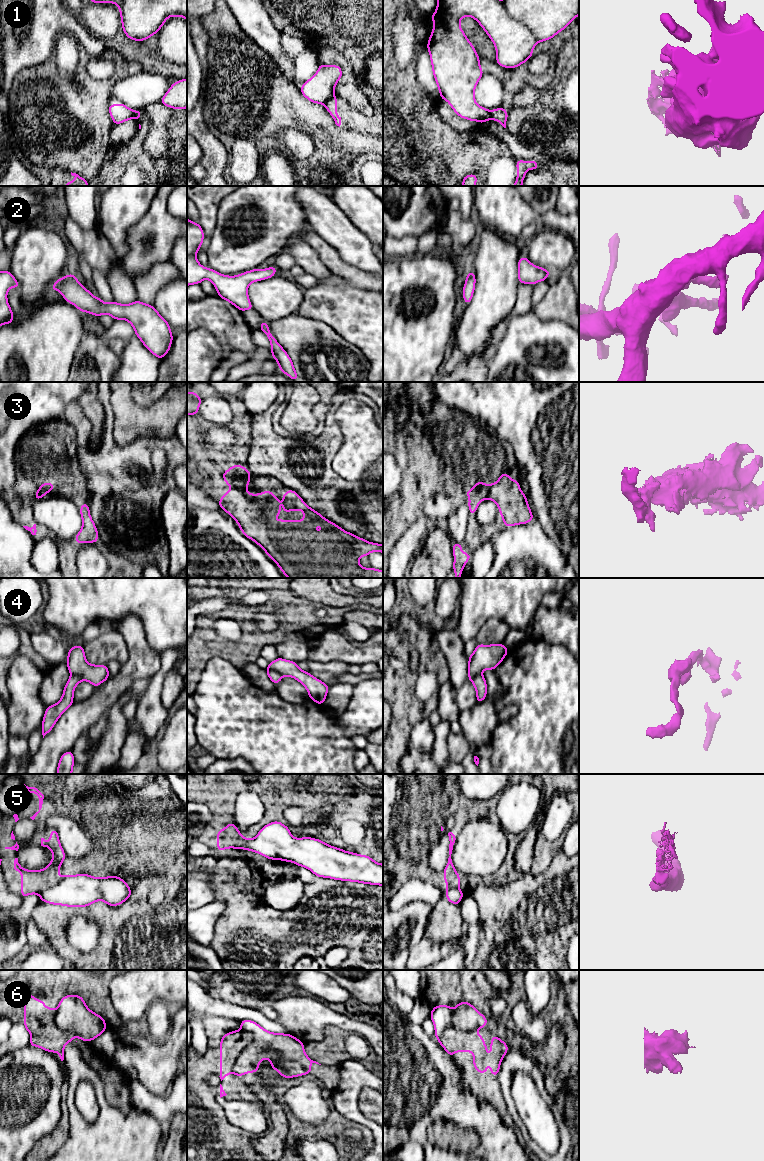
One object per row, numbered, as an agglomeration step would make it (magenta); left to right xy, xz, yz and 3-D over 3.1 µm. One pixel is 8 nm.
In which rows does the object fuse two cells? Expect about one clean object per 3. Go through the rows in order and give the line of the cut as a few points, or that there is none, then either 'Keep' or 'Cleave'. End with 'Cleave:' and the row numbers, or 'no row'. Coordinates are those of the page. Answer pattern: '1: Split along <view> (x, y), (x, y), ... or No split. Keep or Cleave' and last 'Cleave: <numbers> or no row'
1: Split along xz (334, 95), (324, 104). Cleave
2: No split. Keep
3: No split. Keep
4: Split along xz (267, 668), (277, 671), (282, 675). Cleave
5: Split along xy (61, 877), (54, 885), (45, 889), (39, 895). Cleave
6: Split along xz (241, 1028), (248, 1031), (253, 1040), (241, 1052), (232, 1072). Cleave
Cleave: 1, 4, 5, 6

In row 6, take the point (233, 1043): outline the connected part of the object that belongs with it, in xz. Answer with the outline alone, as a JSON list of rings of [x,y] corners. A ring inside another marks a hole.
[[[242,1029],[226,1033],[220,1042],[220,1079],[232,1074],[233,1066],[241,1052],[254,1040],[250,1032]]]

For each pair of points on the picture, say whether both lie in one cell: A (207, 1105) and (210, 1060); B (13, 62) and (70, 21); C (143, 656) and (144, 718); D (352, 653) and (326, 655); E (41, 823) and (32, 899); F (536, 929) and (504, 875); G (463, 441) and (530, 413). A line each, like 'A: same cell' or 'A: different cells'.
A: same cell
B: same cell
C: different cells
D: same cell
E: different cells
F: different cells
G: different cells

